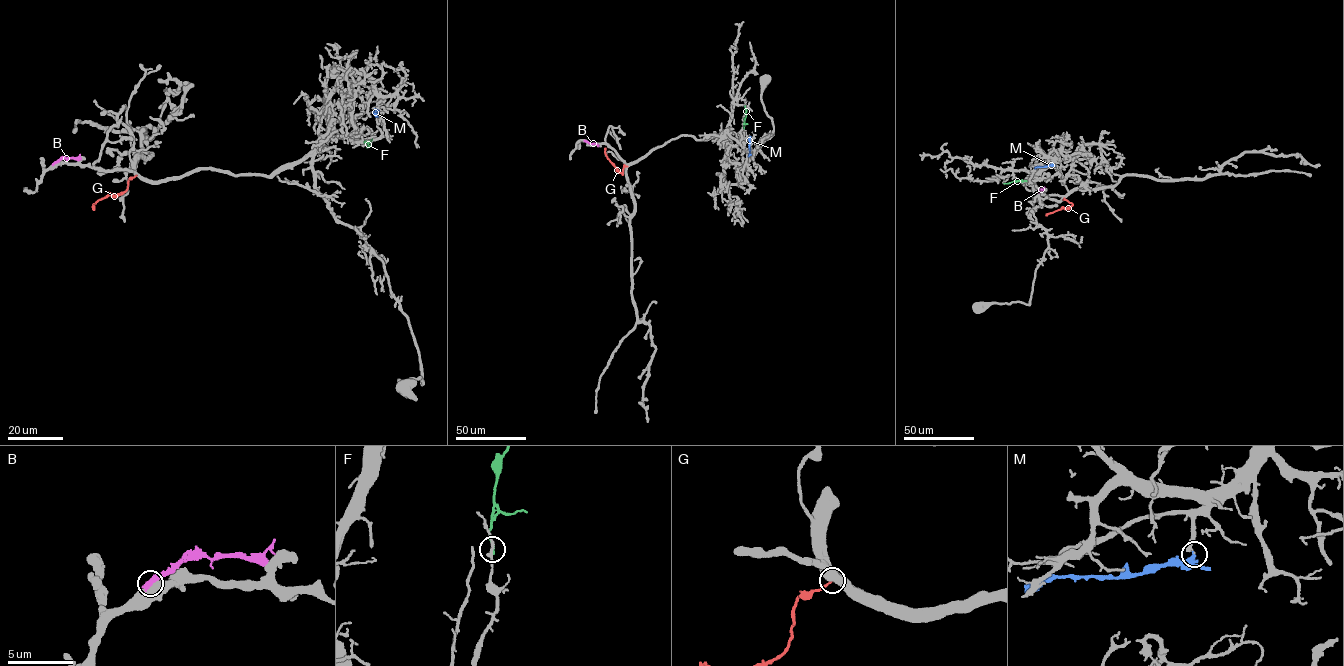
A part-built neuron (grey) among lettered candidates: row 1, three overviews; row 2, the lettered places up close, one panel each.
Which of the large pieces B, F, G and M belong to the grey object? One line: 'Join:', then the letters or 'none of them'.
Join: none of them

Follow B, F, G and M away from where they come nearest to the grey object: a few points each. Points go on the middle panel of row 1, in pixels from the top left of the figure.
B: (584, 140), (599, 145)
F: (743, 128), (745, 106)
G: (627, 166), (623, 168), (622, 174), (607, 158), (605, 148)
M: (749, 155), (750, 136)

